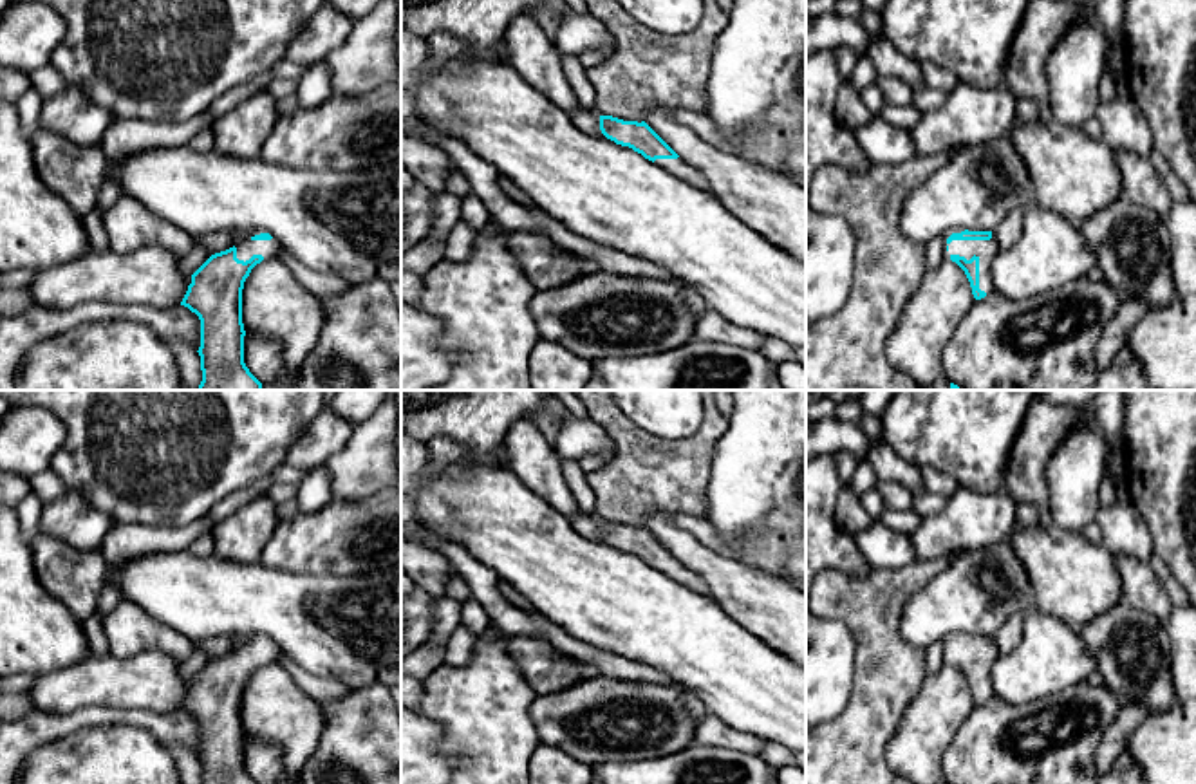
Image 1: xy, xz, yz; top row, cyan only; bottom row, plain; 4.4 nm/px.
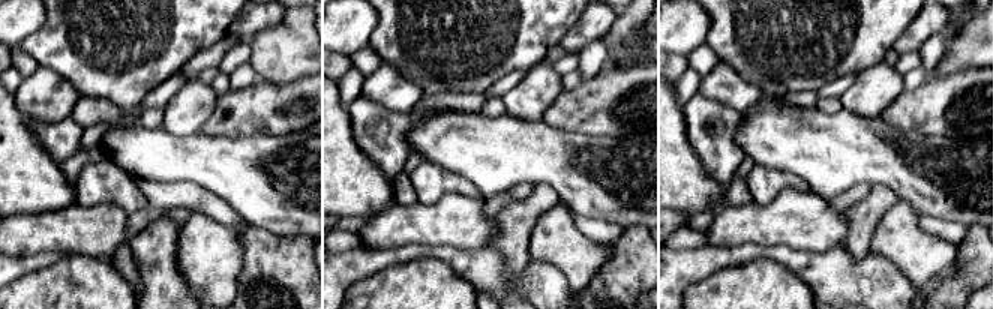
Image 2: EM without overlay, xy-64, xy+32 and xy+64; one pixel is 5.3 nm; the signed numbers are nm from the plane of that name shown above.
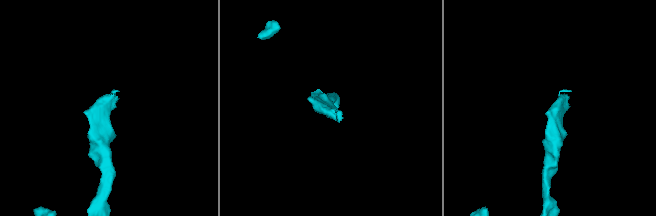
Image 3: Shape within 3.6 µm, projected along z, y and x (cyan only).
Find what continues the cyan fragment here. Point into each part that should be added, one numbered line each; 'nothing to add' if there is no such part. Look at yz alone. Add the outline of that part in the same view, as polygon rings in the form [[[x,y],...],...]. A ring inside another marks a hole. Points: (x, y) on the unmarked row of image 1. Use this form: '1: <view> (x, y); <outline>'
1: yz (987, 654); [[[948,634],[941,639],[945,665],[950,665],[952,659],[959,659],[970,665],[976,659],[979,663],[979,694],[988,699],[994,695],[992,667],[1001,656],[997,645],[992,641],[990,645],[952,645],[950,649],[947,647],[952,638],[961,636],[965,634]]]

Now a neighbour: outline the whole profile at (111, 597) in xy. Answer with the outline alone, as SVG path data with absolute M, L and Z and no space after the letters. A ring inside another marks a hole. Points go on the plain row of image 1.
M107 580L107 583L103 585L103 591L99 594L98 612L101 616L107 616L121 602L123 602L123 594L121 594L119 587Z

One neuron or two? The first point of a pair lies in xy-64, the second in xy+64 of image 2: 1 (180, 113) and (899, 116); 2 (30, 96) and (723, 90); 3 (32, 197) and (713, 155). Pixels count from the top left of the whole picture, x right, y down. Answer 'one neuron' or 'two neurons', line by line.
1: two neurons
2: one neuron
3: two neurons

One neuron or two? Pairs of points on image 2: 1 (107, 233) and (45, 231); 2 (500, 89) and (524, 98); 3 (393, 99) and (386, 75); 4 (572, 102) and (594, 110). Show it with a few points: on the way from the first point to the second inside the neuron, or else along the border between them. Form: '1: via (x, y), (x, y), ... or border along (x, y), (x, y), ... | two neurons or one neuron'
1: via (92, 231), (60, 231) | one neuron
2: border along (530, 69), (501, 98) | two neurons
3: via (393, 93), (386, 81) | one neuron
4: via (578, 108), (588, 108) | one neuron

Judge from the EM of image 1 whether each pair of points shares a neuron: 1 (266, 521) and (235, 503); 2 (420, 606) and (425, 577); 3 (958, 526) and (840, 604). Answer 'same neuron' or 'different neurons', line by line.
1: different neurons
2: different neurons
3: different neurons

